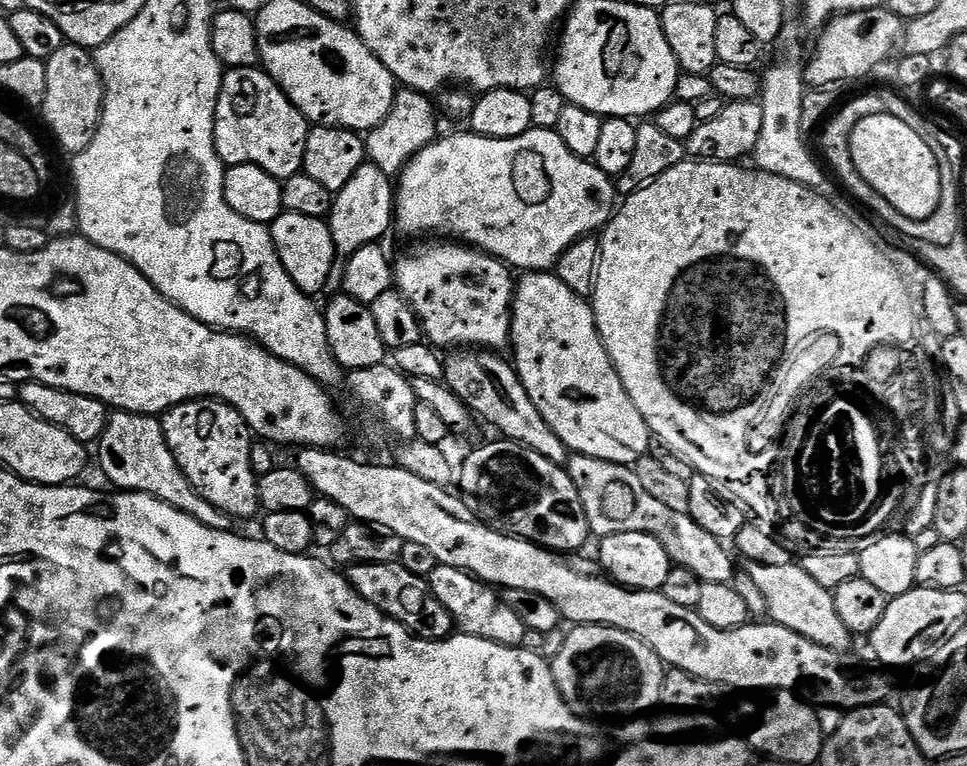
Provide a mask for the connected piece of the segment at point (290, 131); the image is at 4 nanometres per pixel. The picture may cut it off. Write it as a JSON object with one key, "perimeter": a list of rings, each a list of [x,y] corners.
{"perimeter":[[[259,67],[230,68],[225,71],[220,97],[216,103],[216,149],[225,165],[253,164],[284,181],[303,169],[309,131],[308,121],[288,101],[288,95],[277,86],[267,72]]]}

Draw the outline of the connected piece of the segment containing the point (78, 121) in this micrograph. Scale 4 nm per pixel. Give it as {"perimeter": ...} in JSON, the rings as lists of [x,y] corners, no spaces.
{"perimeter":[[[66,42],[47,60],[48,69],[46,70],[46,98],[42,115],[48,123],[50,131],[56,135],[56,140],[65,148],[69,154],[75,154],[86,150],[94,138],[94,134],[100,125],[100,114],[104,111],[104,80],[100,76],[100,71],[96,65],[93,53],[89,49],[80,47],[79,44]]]}

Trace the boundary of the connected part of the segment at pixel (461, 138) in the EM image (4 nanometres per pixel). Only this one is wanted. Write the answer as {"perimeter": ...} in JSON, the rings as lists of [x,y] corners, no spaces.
{"perimeter":[[[533,127],[513,140],[486,138],[471,130],[465,130],[465,132],[460,130],[455,134],[441,136],[433,140],[431,144],[426,145],[405,165],[403,171],[398,176],[398,187],[395,189],[394,195],[396,197],[394,224],[397,229],[400,227],[402,231],[416,236],[419,232],[440,232],[445,228],[452,235],[449,237],[455,238],[457,241],[469,246],[475,246],[482,252],[488,252],[491,256],[498,257],[499,260],[504,261],[505,264],[513,269],[523,270],[524,272],[547,272],[555,269],[558,258],[562,258],[564,251],[575,240],[591,237],[603,229],[604,225],[612,219],[614,209],[618,204],[618,193],[613,177],[607,176],[591,159],[576,156],[572,153],[566,146],[566,142],[562,142],[562,138],[555,130]]]}

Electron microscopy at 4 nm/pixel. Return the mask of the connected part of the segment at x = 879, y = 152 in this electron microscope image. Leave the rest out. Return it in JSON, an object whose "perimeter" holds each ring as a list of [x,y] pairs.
{"perimeter":[[[884,110],[877,111],[870,118],[862,118],[862,122],[858,122],[852,131],[852,161],[858,174],[866,178],[869,186],[878,190],[878,194],[882,194],[882,198],[886,198],[886,202],[890,202],[890,206],[894,206],[894,210],[898,210],[906,218],[925,220],[930,218],[930,214],[934,214],[934,210],[938,210],[938,202],[942,198],[940,167],[931,147],[906,126],[906,122],[889,116]]]}

